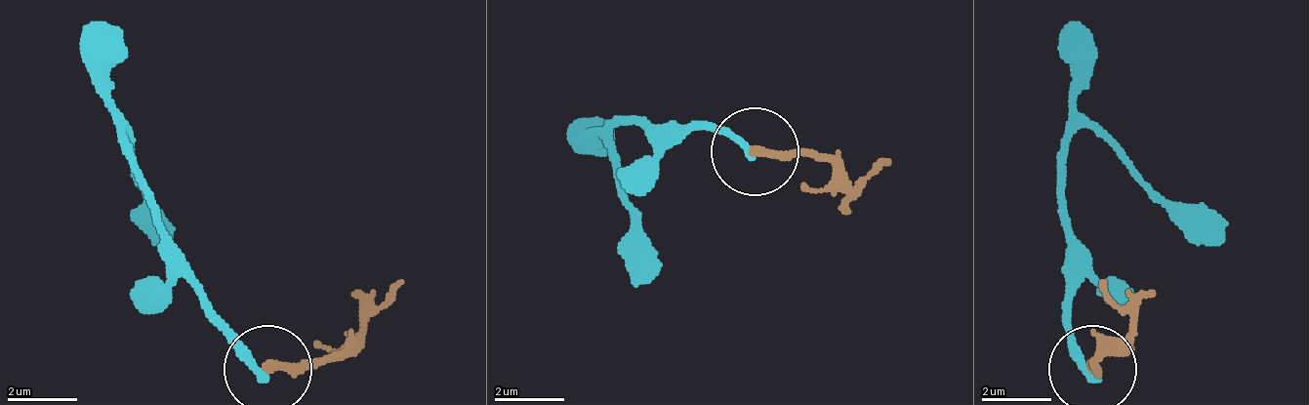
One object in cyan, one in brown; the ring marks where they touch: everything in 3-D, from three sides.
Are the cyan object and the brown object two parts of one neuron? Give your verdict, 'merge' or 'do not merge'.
do not merge

